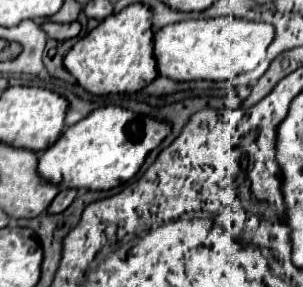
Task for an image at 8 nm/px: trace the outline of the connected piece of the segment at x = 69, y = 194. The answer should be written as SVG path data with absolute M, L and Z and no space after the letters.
M60 190L60 194L52 200L52 204L48 206L48 214L56 214L66 210L72 204L72 198L76 198L76 190Z

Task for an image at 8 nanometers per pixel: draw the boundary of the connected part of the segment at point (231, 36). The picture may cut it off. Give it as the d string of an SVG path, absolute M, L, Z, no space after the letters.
M200 18L168 24L154 32L154 56L160 76L176 82L188 80L232 80L242 72L256 68L266 58L266 48L272 42L272 26L240 18Z

